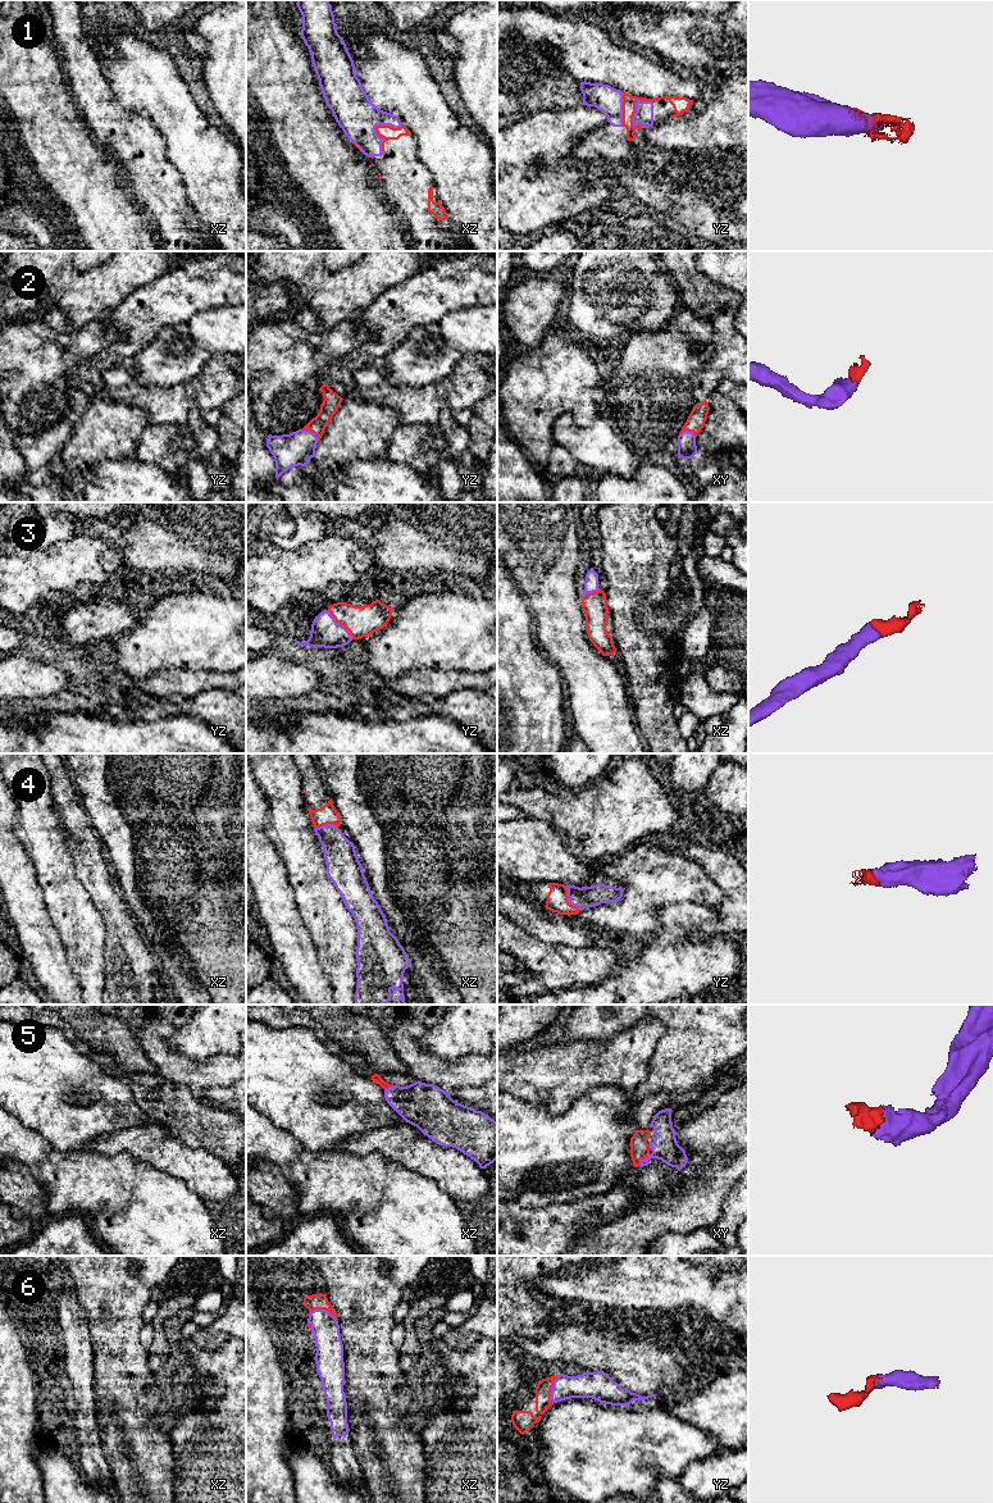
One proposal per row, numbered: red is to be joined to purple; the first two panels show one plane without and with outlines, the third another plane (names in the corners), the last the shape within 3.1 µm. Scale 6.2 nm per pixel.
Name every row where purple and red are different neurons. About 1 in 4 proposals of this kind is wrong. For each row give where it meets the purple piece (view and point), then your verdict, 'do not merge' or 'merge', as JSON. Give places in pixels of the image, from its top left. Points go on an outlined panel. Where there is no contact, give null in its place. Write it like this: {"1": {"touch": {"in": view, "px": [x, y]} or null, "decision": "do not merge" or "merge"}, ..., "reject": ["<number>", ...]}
{"1": {"touch": {"in": "xz", "px": [377, 124]}, "decision": "merge"}, "2": {"touch": {"in": "yz", "px": [309, 431]}, "decision": "merge"}, "3": {"touch": {"in": "yz", "px": [340, 624]}, "decision": "merge"}, "4": {"touch": {"in": "yz", "px": [568, 900]}, "decision": "merge"}, "5": {"touch": {"in": "xy", "px": [642, 1160]}, "decision": "merge"}, "6": {"touch": {"in": "xz", "px": [322, 1310]}, "decision": "merge"}, "reject": []}

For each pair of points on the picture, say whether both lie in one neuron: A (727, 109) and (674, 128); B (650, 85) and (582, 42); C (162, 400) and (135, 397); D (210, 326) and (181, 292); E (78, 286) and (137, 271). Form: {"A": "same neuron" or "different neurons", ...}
{"A": "same neuron", "B": "same neuron", "C": "same neuron", "D": "different neurons", "E": "same neuron"}

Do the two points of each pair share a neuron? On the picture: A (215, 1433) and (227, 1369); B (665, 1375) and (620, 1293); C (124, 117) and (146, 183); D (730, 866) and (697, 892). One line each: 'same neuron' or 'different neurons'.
A: same neuron
B: different neurons
C: same neuron
D: different neurons

